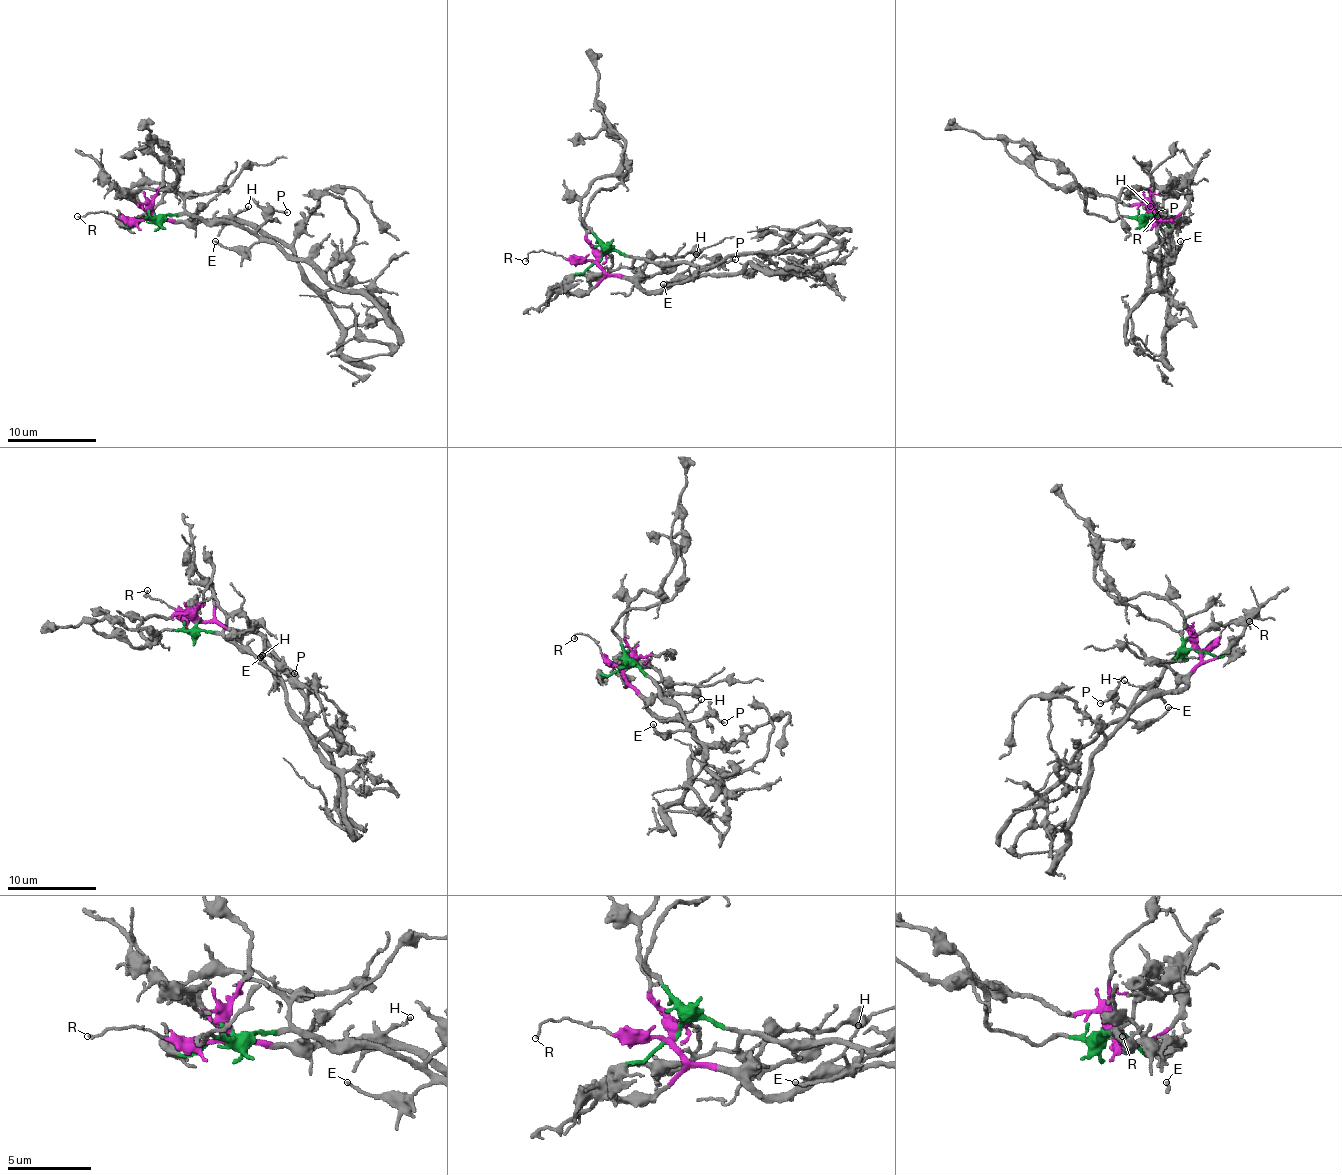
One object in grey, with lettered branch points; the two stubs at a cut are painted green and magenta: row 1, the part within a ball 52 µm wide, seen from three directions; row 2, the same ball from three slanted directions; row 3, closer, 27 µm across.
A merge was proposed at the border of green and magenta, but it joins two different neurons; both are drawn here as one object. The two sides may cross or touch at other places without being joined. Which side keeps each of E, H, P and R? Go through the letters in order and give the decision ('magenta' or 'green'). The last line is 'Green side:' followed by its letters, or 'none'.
E: green
H: magenta
P: green
R: magenta
Green side: E, P

